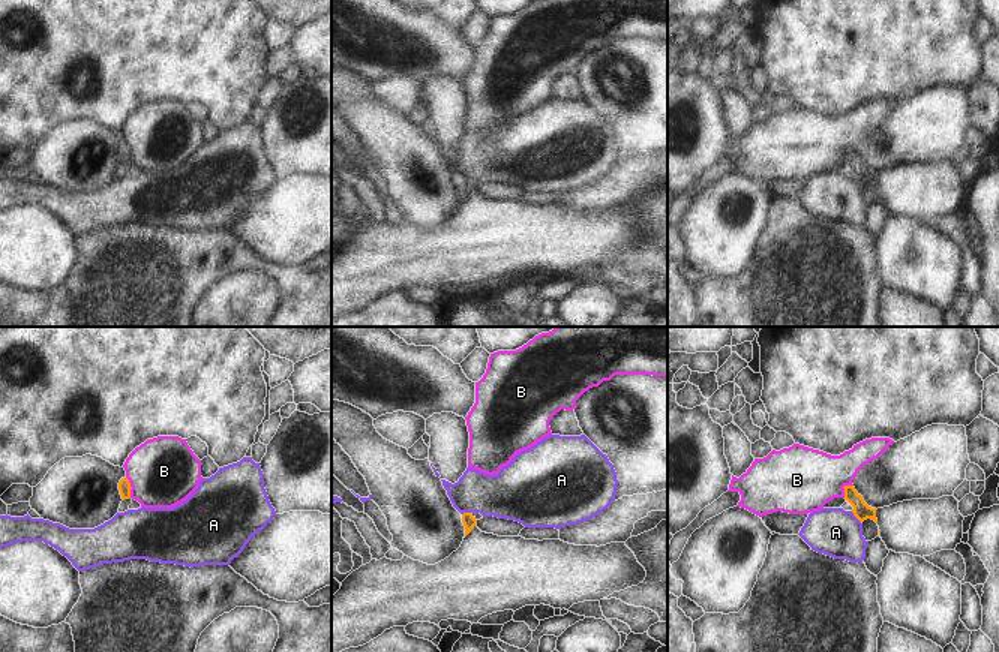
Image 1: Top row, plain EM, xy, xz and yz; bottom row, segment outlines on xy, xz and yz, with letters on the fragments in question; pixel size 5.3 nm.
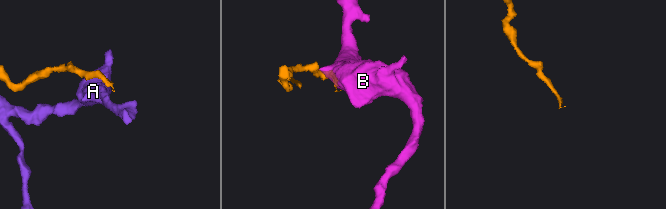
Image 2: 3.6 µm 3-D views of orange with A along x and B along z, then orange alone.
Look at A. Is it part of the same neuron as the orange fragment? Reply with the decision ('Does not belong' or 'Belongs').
Does not belong.

